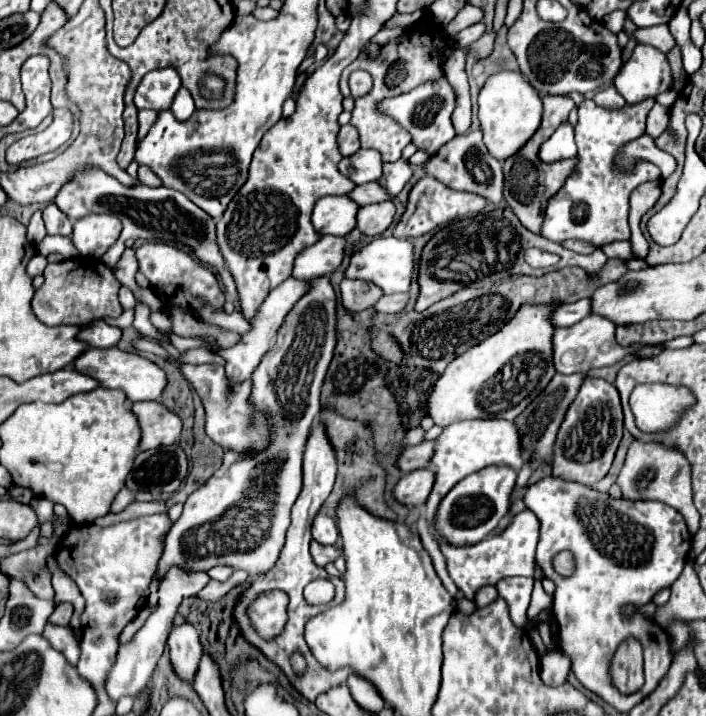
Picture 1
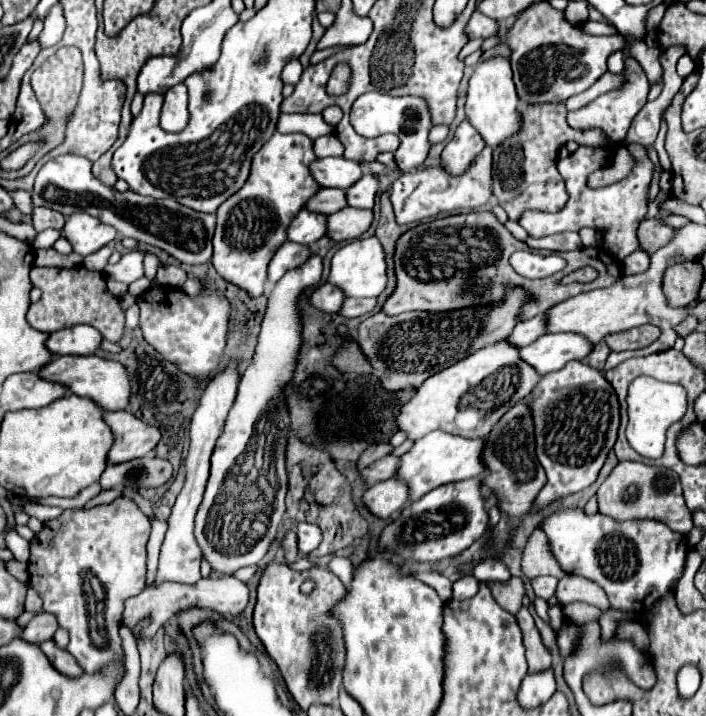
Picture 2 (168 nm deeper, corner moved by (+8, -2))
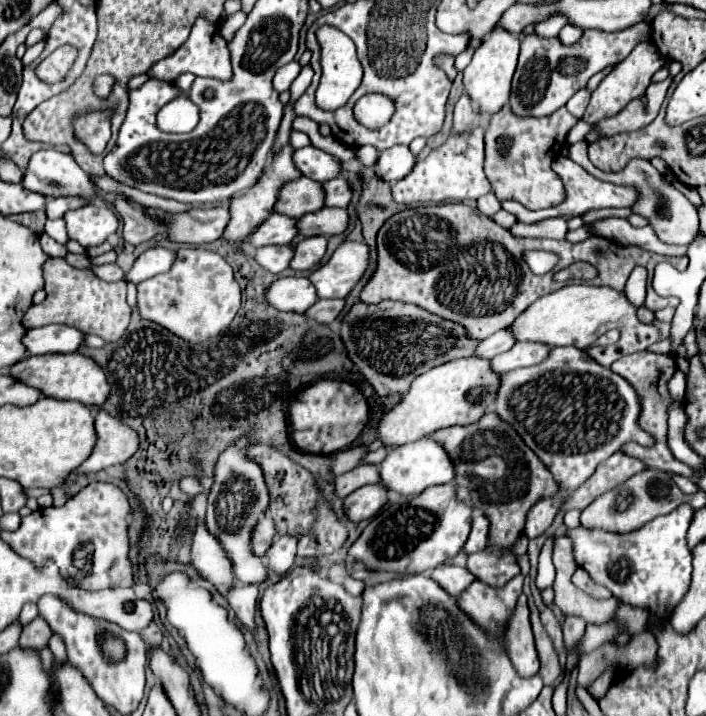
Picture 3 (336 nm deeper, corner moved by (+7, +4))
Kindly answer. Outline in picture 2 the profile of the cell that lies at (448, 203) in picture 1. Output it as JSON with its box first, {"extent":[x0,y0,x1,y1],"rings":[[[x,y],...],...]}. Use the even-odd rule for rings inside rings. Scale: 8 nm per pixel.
{"extent":[392,148,492,224],"rings":[[[484,148],[480,156],[472,162],[472,168],[468,172],[462,172],[460,176],[452,176],[444,172],[444,168],[438,166],[428,166],[424,170],[414,170],[402,174],[394,184],[392,184],[392,206],[396,214],[398,224],[412,224],[428,218],[436,218],[439,214],[457,214],[462,212],[476,211],[484,204],[488,204],[492,196],[492,148]]]}

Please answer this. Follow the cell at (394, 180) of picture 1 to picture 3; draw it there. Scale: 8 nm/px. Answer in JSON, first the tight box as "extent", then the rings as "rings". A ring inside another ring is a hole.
{"extent":[325,176,353,208],"rings":[[[337,176],[329,182],[325,182],[325,190],[327,190],[327,204],[325,206],[337,206],[337,208],[347,208],[351,204],[353,198],[353,188],[349,184],[347,178]]]}

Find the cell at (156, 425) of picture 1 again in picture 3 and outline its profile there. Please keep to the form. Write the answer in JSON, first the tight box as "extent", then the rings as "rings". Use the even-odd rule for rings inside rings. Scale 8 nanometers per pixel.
{"extent":[81,410,139,474],"rings":[[[99,410],[95,418],[95,430],[99,442],[89,460],[83,462],[81,470],[85,474],[95,474],[107,466],[127,462],[139,450],[139,438],[133,428],[123,424],[119,418],[111,416],[107,410]]]}

